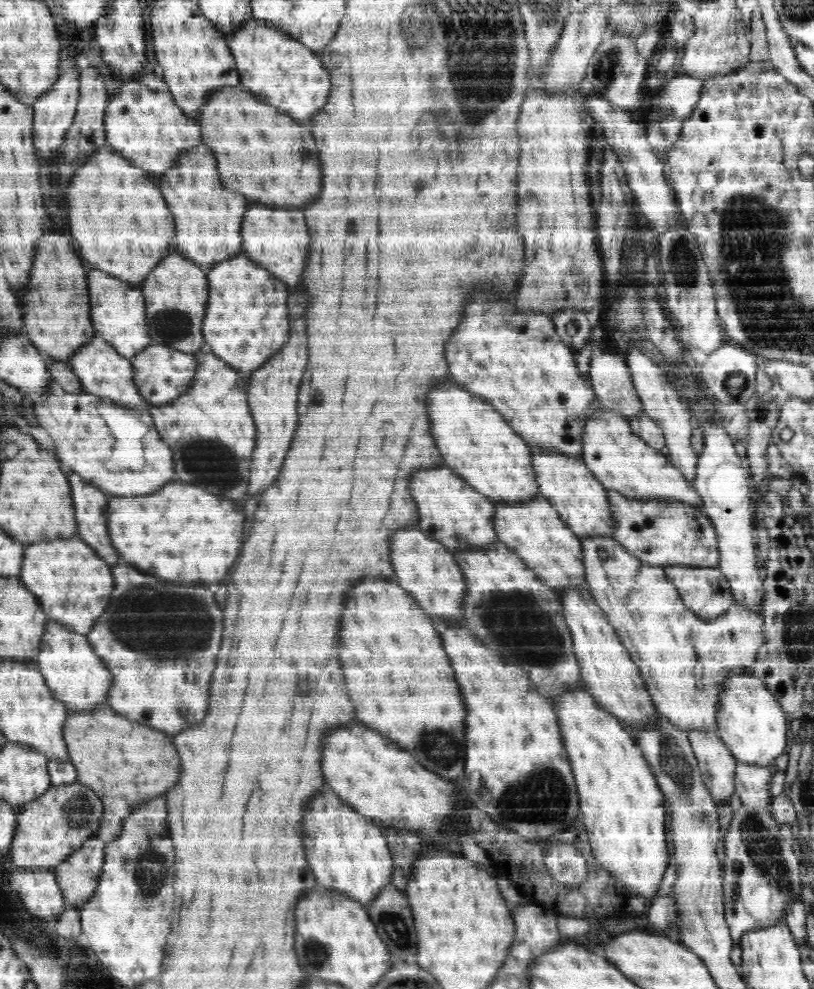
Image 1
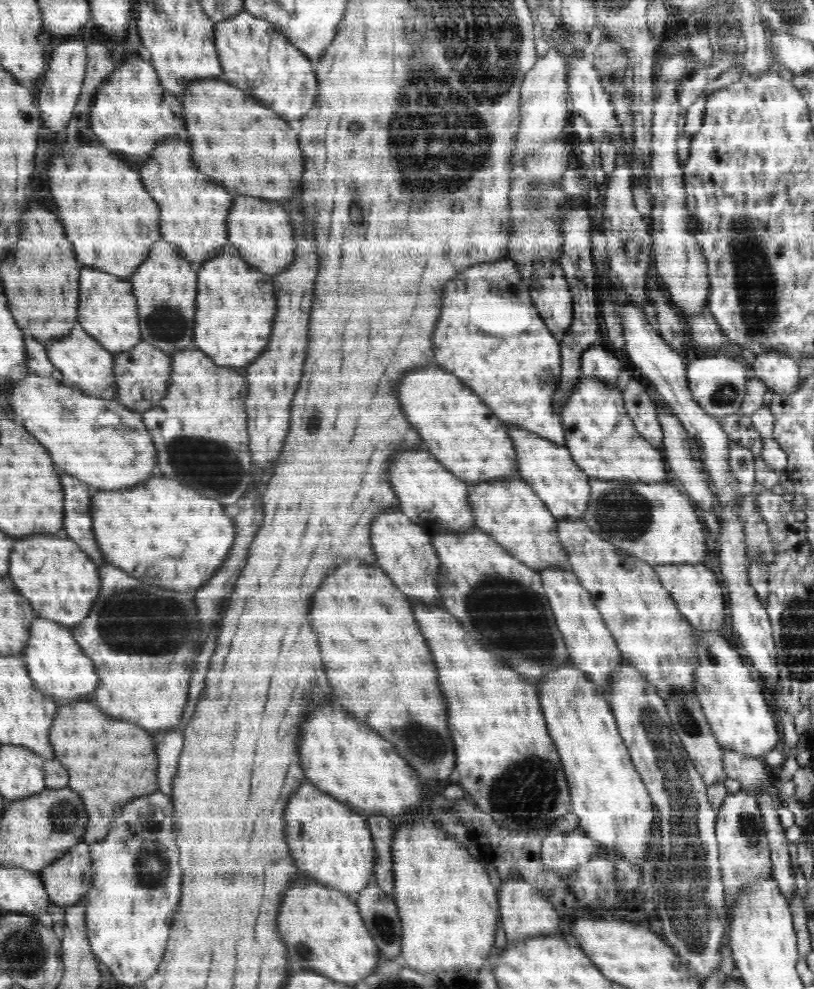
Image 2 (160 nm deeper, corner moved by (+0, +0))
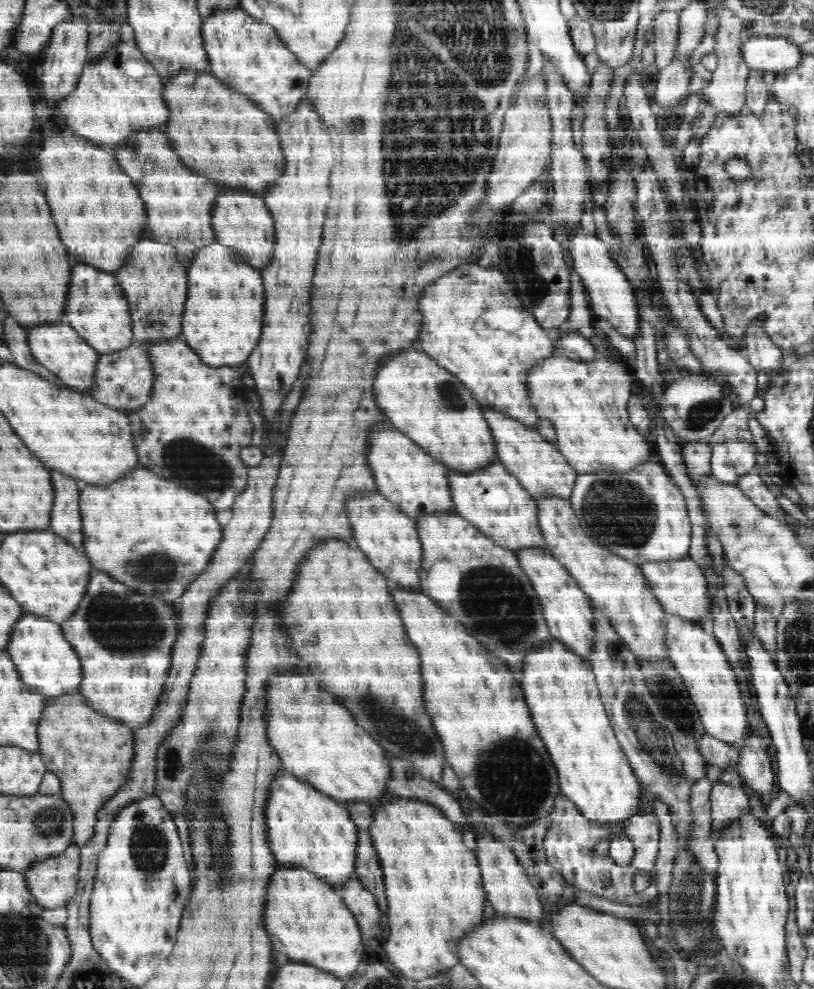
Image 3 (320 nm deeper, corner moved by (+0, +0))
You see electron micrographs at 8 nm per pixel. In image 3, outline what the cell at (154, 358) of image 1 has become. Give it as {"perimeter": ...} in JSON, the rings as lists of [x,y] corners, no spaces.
{"perimeter":[[[134,343],[128,348],[101,355],[96,365],[94,386],[88,393],[102,404],[130,413],[140,410],[150,400],[153,380],[154,371],[147,349]]]}

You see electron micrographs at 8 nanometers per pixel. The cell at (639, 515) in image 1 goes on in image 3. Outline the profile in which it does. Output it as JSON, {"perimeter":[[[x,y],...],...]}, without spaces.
{"perimeter":[[[656,453],[632,471],[578,475],[569,501],[581,529],[598,545],[626,560],[642,565],[689,556],[692,525],[686,501]]]}

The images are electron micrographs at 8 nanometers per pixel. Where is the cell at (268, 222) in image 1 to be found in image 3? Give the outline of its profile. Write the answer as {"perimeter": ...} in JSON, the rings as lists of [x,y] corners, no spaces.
{"perimeter":[[[222,189],[215,200],[211,219],[216,243],[238,250],[244,256],[244,262],[255,269],[261,270],[271,263],[271,252],[275,246],[275,220],[261,194]]]}

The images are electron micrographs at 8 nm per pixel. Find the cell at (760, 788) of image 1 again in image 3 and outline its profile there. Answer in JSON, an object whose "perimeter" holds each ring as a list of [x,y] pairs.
{"perimeter":[[[704,734],[696,741],[696,746],[708,765],[718,766],[722,770],[727,769],[730,765],[737,766],[740,754],[738,745]]]}

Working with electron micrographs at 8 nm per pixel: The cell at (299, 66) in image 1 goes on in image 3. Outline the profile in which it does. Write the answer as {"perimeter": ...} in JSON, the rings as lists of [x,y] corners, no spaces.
{"perimeter":[[[244,9],[214,11],[203,20],[203,43],[211,69],[228,88],[245,94],[276,121],[291,115],[308,92],[313,71],[276,38],[272,24],[250,16]]]}

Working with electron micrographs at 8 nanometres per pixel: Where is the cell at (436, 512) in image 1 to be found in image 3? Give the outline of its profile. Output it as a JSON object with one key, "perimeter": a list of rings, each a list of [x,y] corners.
{"perimeter":[[[376,428],[376,432],[372,432],[372,452],[368,452],[368,460],[372,460],[372,472],[376,472],[376,486],[379,493],[412,520],[423,518],[424,515],[454,513],[455,505],[452,502],[450,480],[447,480],[448,468],[432,455],[428,455],[413,440],[402,436],[402,432],[394,428]]]}

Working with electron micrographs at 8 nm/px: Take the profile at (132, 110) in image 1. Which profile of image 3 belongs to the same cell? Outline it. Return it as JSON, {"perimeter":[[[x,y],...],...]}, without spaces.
{"perimeter":[[[135,41],[117,42],[98,58],[86,61],[79,83],[70,95],[59,104],[60,116],[67,124],[68,132],[91,141],[95,145],[110,145],[116,150],[128,136],[135,132],[164,127],[170,119],[170,108],[163,99],[165,83],[158,71],[148,62]]]}

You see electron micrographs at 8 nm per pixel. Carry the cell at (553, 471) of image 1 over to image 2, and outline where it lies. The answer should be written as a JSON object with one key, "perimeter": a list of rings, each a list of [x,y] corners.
{"perimeter":[[[508,427],[516,448],[520,478],[543,500],[546,508],[558,519],[582,519],[590,499],[590,477],[575,463],[565,446],[558,446],[524,429]]]}

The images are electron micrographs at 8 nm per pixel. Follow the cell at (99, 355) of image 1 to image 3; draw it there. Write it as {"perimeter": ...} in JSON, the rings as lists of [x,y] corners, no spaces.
{"perimeter":[[[44,323],[27,329],[28,346],[34,360],[60,378],[59,383],[70,389],[88,392],[94,386],[96,365],[101,354],[69,324]]]}

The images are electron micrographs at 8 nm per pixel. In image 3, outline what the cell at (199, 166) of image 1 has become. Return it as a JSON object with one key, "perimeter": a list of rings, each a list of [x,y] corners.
{"perimeter":[[[161,129],[135,132],[124,148],[115,150],[116,161],[132,178],[147,211],[147,234],[176,249],[177,259],[189,265],[199,248],[215,242],[212,213],[223,188],[219,183],[191,171],[180,162],[171,147],[171,139]]]}

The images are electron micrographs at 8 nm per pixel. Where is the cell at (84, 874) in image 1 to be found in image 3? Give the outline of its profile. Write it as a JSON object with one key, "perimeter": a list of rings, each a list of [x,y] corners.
{"perimeter":[[[74,842],[64,852],[34,863],[23,875],[31,898],[44,909],[66,907],[76,894],[80,849]]]}

